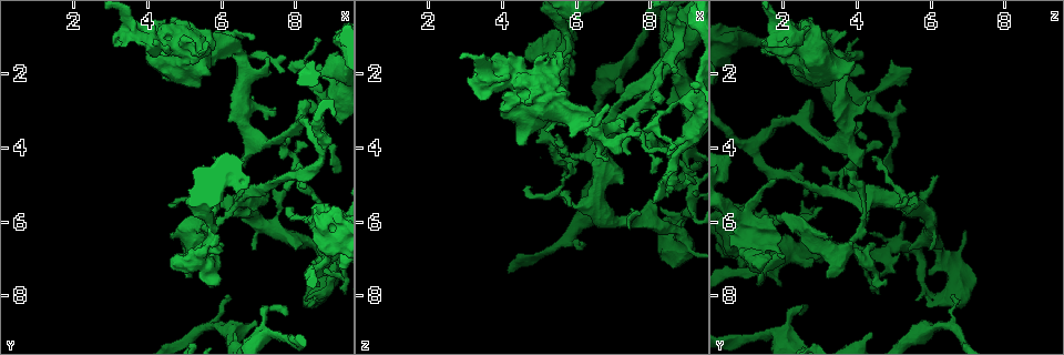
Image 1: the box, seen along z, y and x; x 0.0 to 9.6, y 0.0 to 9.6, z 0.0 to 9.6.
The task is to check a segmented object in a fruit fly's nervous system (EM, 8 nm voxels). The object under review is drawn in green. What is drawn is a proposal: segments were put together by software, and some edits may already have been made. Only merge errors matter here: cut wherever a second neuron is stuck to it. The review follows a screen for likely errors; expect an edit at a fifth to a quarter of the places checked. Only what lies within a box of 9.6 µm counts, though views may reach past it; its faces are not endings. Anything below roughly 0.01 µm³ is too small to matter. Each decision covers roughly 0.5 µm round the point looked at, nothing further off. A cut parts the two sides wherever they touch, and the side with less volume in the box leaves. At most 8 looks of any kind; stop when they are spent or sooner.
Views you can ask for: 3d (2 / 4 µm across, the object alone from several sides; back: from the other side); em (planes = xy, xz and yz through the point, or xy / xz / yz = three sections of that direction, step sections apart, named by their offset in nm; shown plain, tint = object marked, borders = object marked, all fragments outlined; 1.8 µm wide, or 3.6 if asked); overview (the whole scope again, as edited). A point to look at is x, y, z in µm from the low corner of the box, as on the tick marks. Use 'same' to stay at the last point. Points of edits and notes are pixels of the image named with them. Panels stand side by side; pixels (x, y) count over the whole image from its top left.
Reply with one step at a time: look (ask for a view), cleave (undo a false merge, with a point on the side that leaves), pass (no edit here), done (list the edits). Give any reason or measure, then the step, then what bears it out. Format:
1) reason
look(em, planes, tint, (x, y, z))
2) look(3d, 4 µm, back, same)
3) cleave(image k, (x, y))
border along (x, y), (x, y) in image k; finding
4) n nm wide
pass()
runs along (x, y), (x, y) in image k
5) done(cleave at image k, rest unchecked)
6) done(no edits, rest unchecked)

thick turns thin
look(3d, 4 µm, (4.20, 1.20, 2.20))

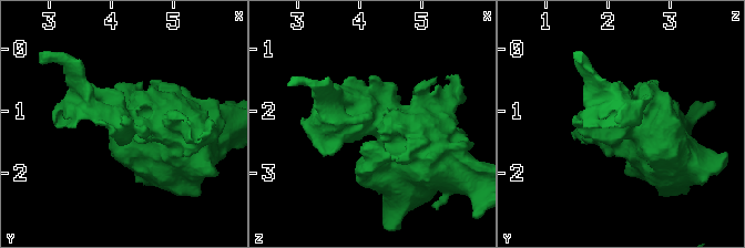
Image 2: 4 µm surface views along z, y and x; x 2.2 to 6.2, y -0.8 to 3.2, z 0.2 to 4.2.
shape alone is not enough
look(em, 3.6 µm, yz, step 8, tint, same)

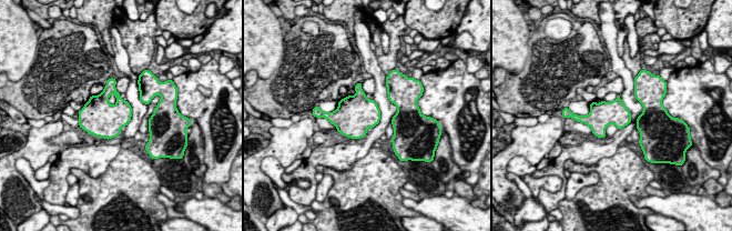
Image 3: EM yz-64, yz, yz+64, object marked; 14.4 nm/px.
look(em, 3.6 µm, planes, tint, same)

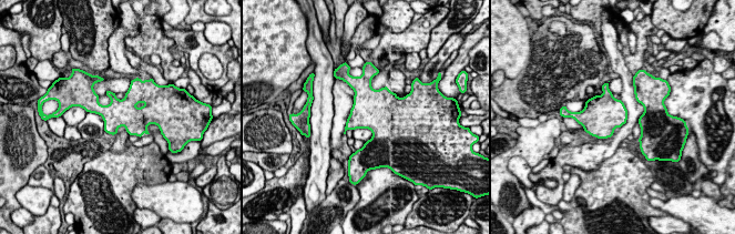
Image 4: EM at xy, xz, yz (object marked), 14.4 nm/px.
pass()
one neuron here

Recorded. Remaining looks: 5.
small branch off a trunk
look(3d, 2 µm, (6.60, 5.35, 3.90))

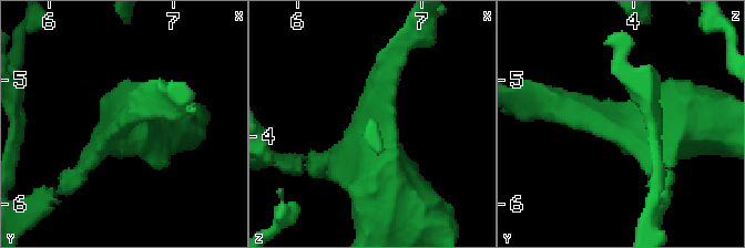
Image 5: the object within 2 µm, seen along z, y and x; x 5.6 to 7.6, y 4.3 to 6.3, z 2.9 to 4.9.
need the tissue
look(em, yz, step 8, tint, (6.62, 5.42, 3.96))

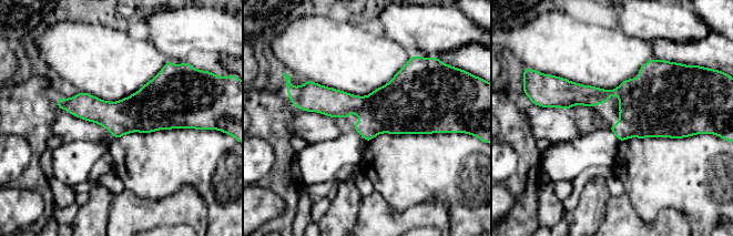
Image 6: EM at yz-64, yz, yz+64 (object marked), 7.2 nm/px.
pass()
all the same neuron

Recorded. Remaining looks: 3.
calibre changes
look(em, planes, tint, (5.30, 6.80, 3.80))

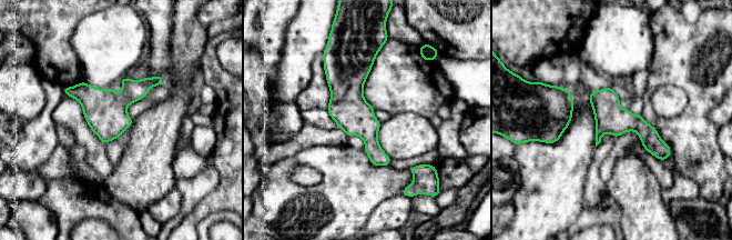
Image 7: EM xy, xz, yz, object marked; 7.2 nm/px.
220 nm wide
pass()
continuous, no second neuron

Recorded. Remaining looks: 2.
done(no edits, rest unchecked)

